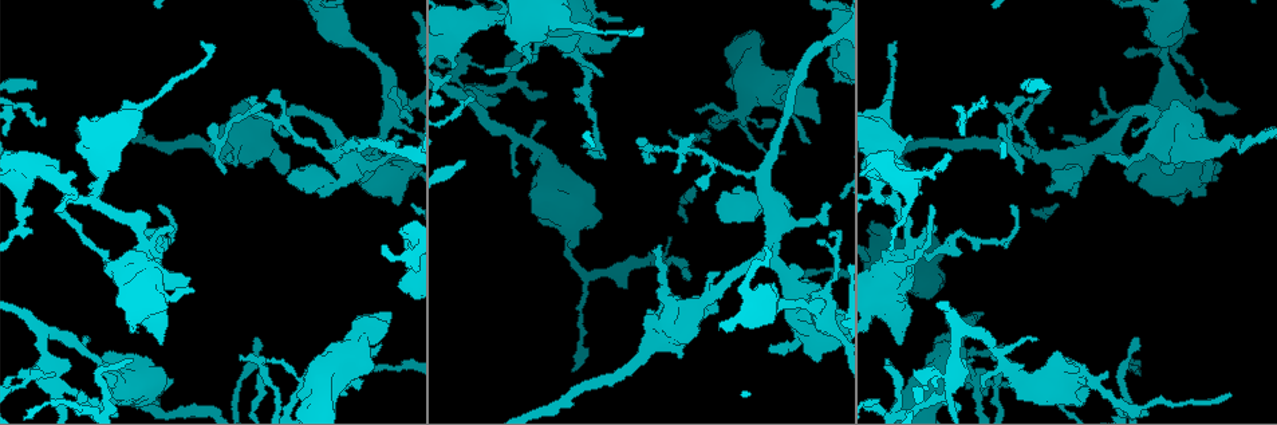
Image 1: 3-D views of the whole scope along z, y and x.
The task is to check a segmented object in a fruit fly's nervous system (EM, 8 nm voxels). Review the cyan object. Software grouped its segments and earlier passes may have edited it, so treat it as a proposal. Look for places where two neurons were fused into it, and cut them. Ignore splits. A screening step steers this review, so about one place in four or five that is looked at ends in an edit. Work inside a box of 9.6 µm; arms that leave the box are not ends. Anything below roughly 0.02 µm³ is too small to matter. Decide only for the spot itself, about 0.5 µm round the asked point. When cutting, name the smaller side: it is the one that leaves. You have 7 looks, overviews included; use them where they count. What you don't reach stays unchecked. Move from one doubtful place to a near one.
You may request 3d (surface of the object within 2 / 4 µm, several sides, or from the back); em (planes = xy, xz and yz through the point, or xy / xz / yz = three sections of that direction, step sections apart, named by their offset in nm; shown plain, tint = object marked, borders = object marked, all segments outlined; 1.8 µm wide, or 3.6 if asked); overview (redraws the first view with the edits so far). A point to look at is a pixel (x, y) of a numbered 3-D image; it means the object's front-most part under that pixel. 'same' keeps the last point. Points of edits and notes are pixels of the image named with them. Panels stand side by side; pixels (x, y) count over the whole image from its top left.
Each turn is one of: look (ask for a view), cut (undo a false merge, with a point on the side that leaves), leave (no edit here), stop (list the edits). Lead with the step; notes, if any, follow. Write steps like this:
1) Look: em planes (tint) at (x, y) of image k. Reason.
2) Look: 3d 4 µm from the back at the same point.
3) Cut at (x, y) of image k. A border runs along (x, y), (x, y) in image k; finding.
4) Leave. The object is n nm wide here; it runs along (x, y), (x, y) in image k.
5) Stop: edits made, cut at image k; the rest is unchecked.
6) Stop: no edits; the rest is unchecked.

Look: 3d 4 µm at (780, 83) of image 1.

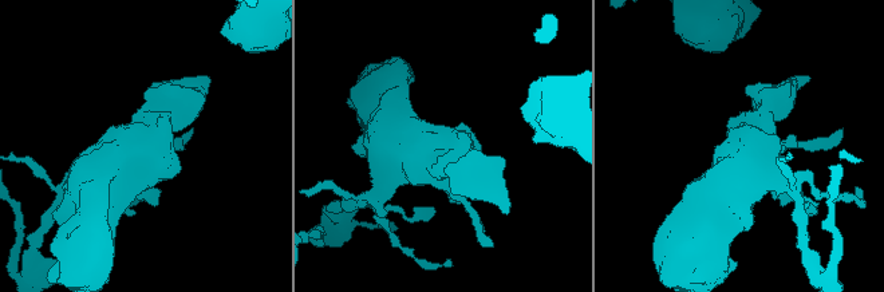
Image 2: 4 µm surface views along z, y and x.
Look: em 3.6 µm xy step 4 (tint) at (441, 151) of image 2.

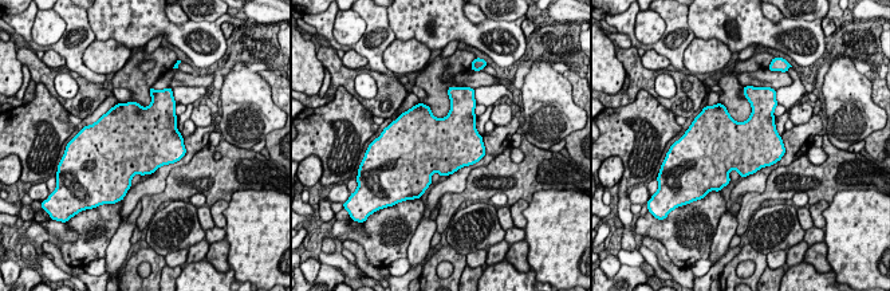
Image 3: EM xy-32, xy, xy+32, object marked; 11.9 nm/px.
Leave. One neuron here.

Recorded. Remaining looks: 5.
Look: em 3.6 µm yz step 8 (tint) at (93, 201) of image 1. Branch point.

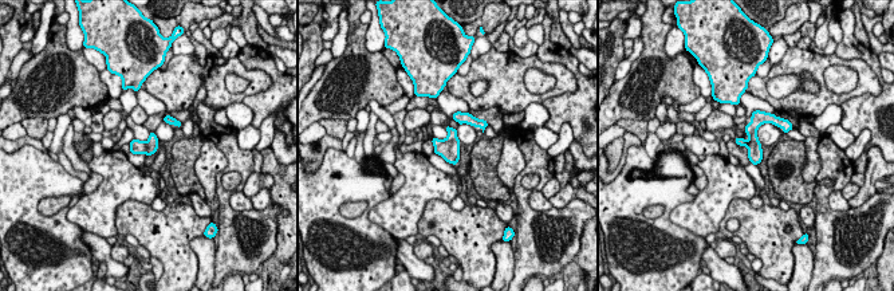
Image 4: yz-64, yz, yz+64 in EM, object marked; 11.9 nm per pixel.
Look: em 3.6 µm planes (borders) at the same point.

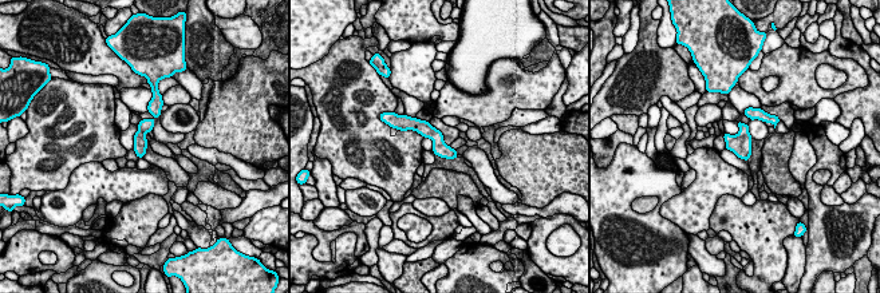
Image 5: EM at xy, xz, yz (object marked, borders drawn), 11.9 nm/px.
Leave. It runs along (410, 121), (427, 130), (453, 154) in image 5; one neuron here.

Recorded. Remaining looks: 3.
Look: em planes (tint) at (533, 144) of image 1. Calibre changes.

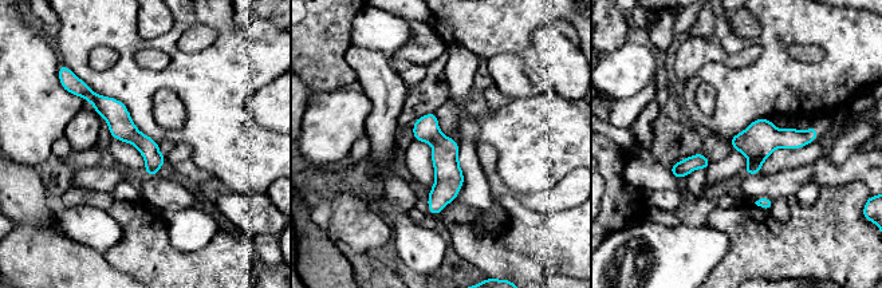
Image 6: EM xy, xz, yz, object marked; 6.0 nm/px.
Leave. It runs along (81, 91), (152, 154), (154, 170) in image 6; all the same neuron.

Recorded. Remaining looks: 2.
Stop: no edits; the rest is unchecked.

